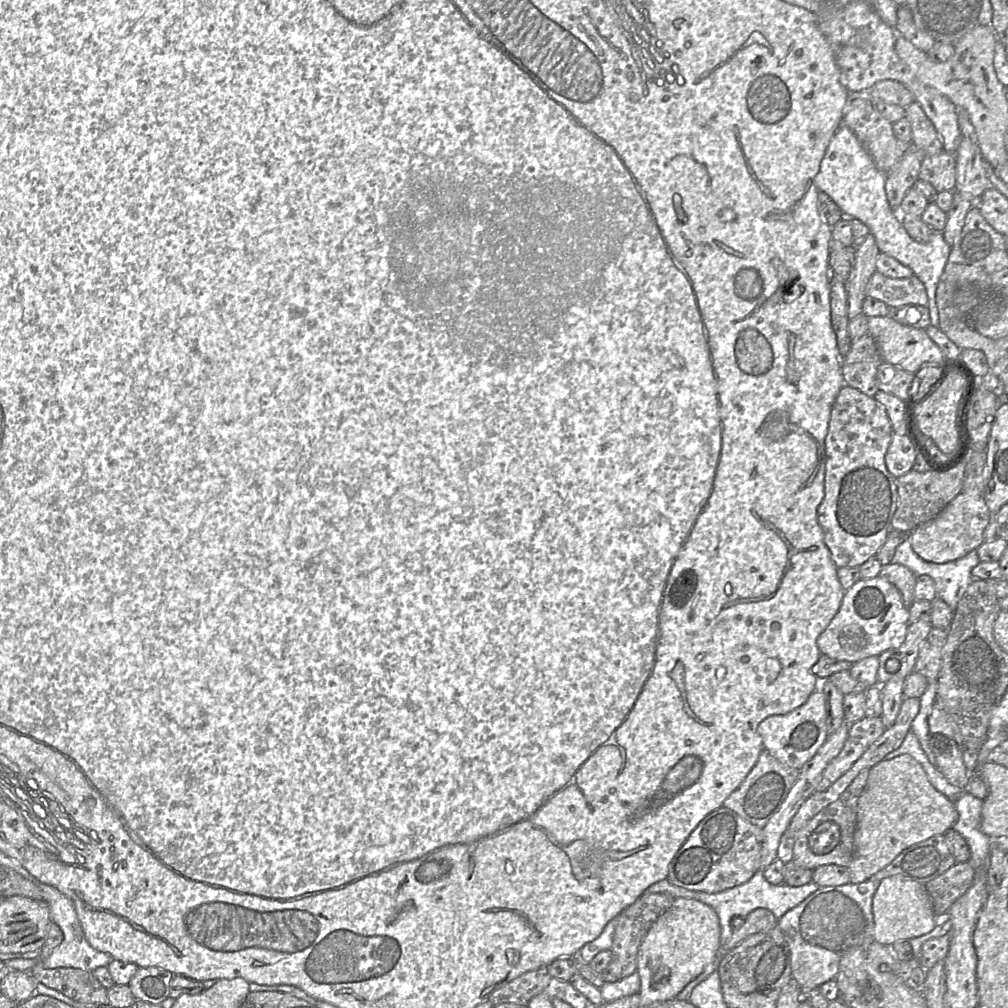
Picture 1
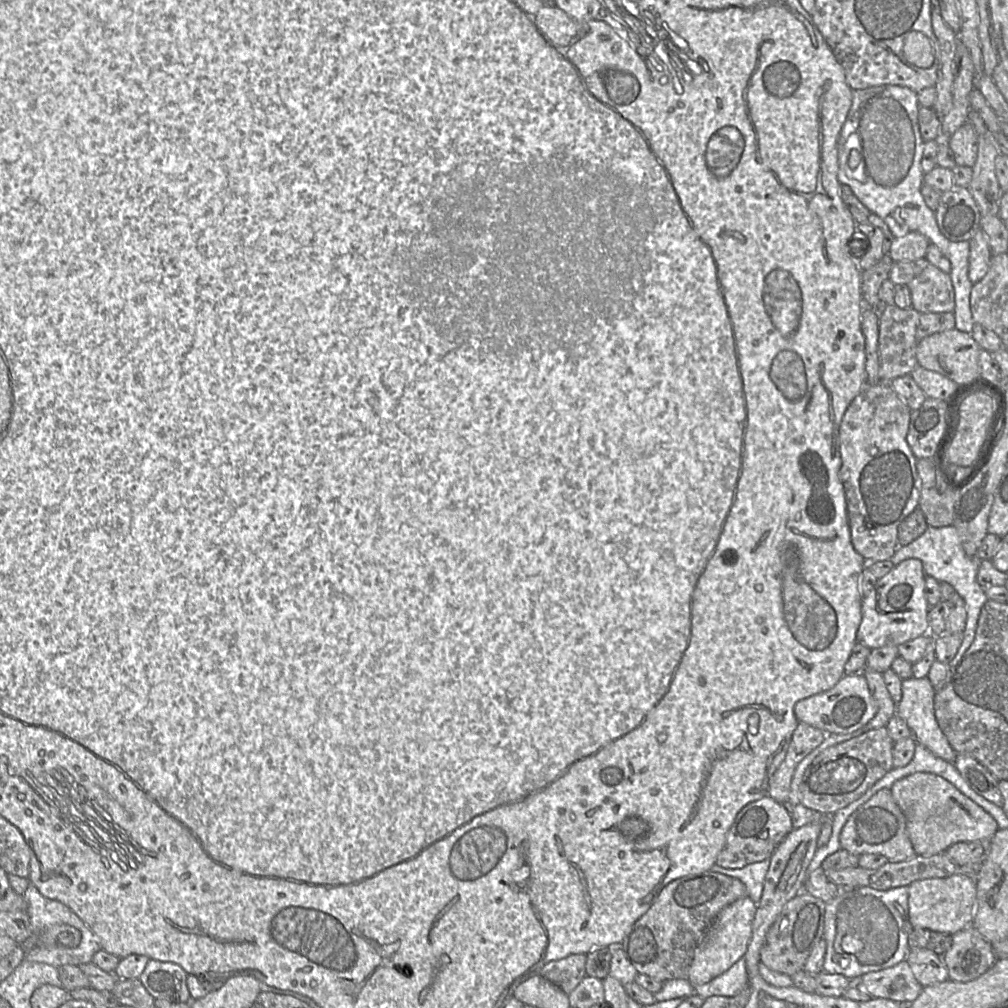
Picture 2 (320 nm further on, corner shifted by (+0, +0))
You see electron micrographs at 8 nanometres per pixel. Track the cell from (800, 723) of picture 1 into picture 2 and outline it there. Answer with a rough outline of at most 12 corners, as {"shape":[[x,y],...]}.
{"shape":[[863,673],[800,700],[799,722],[826,735],[870,722],[877,703]]}

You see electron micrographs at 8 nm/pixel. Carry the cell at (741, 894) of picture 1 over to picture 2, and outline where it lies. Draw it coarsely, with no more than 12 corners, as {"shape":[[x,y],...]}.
{"shape":[[770,859],[741,869],[714,865],[709,871],[740,880],[758,904]]}

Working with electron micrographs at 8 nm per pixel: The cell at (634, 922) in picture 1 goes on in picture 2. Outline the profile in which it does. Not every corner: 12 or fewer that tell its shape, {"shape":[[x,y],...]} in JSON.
{"shape":[[707,871],[661,890],[621,943],[639,974],[687,979],[718,914],[747,897]]}

